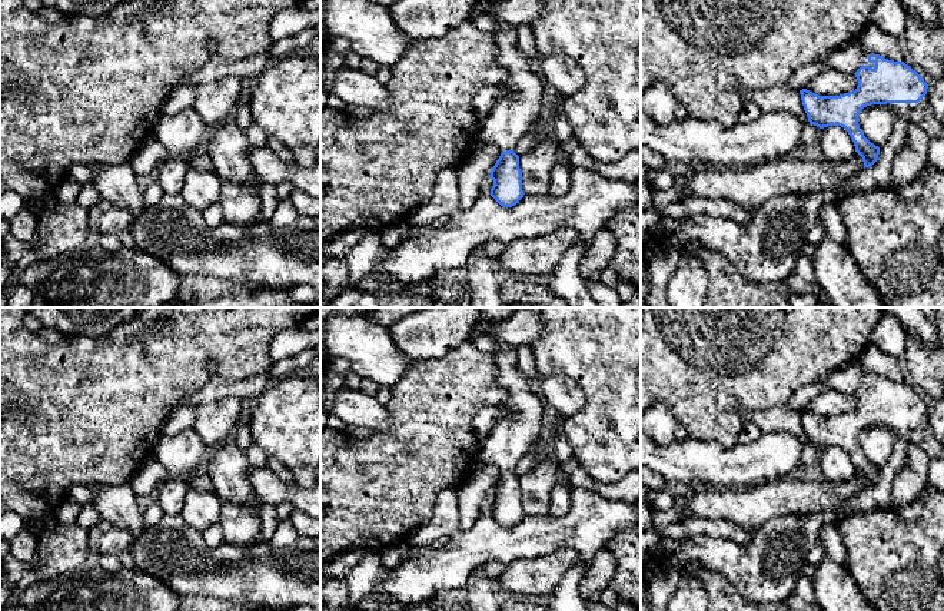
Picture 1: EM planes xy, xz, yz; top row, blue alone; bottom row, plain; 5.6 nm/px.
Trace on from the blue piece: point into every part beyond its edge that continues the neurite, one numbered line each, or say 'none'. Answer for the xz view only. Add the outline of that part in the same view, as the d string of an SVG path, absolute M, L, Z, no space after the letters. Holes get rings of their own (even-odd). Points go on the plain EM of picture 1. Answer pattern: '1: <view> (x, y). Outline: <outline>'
1: xz (512, 435). Outline: M495 336L491 338L498 343L492 352L496 361L498 385L509 394L509 398L499 405L503 409L503 416L496 421L486 436L481 438L479 462L495 465L506 472L516 468L532 444L542 435L544 402L531 391L526 376L519 369L516 348Z

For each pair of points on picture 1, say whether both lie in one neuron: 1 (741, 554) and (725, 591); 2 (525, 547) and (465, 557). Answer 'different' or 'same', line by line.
1: different
2: same

